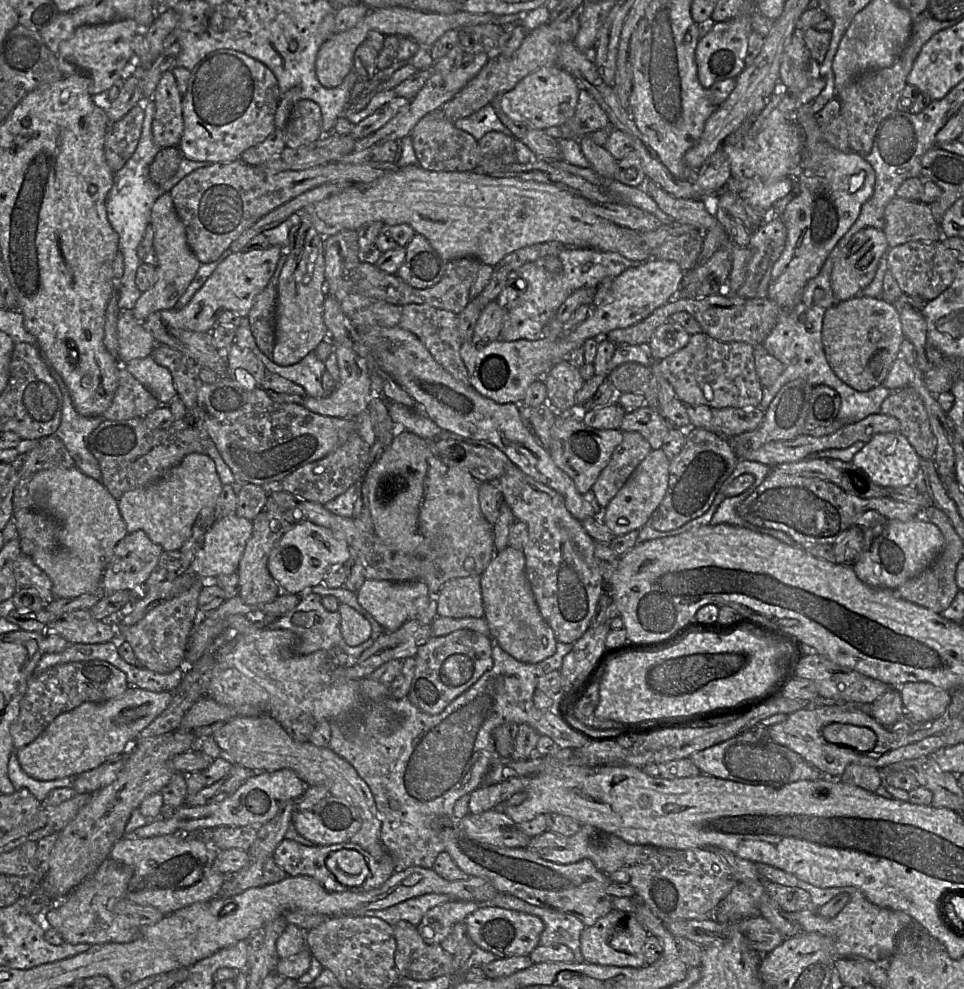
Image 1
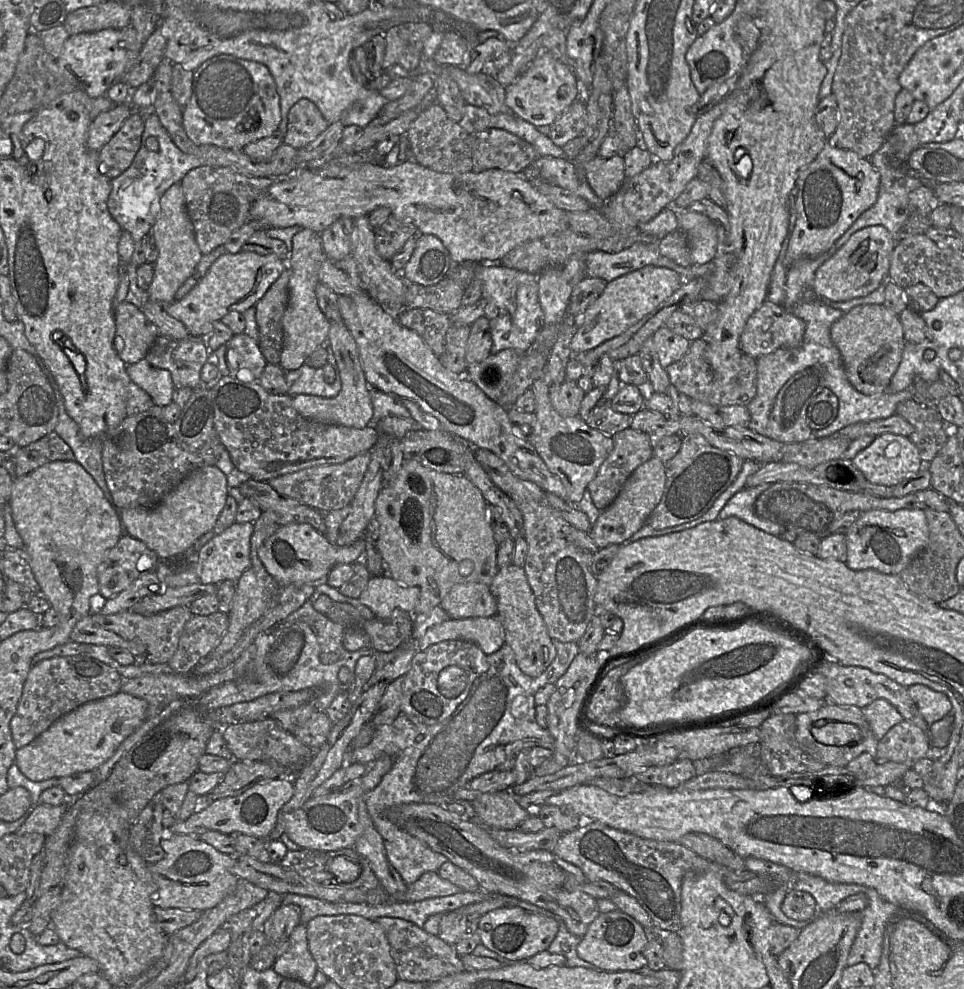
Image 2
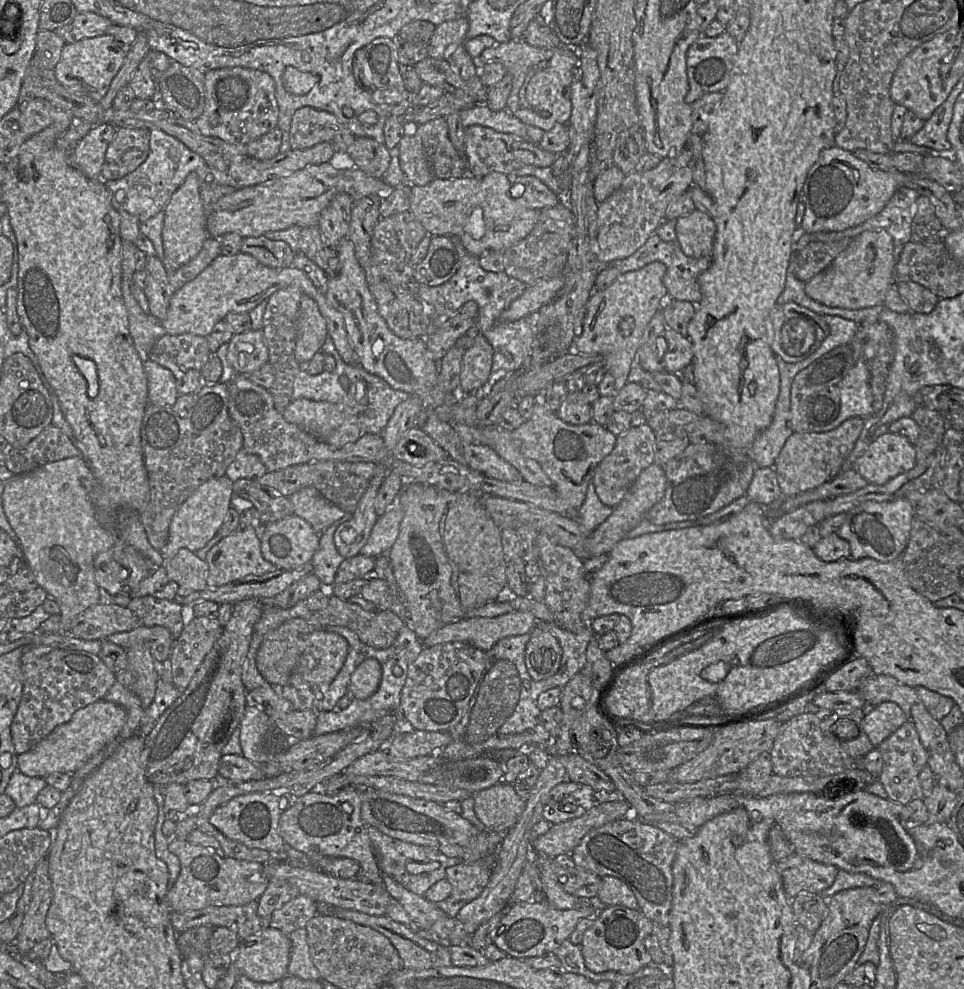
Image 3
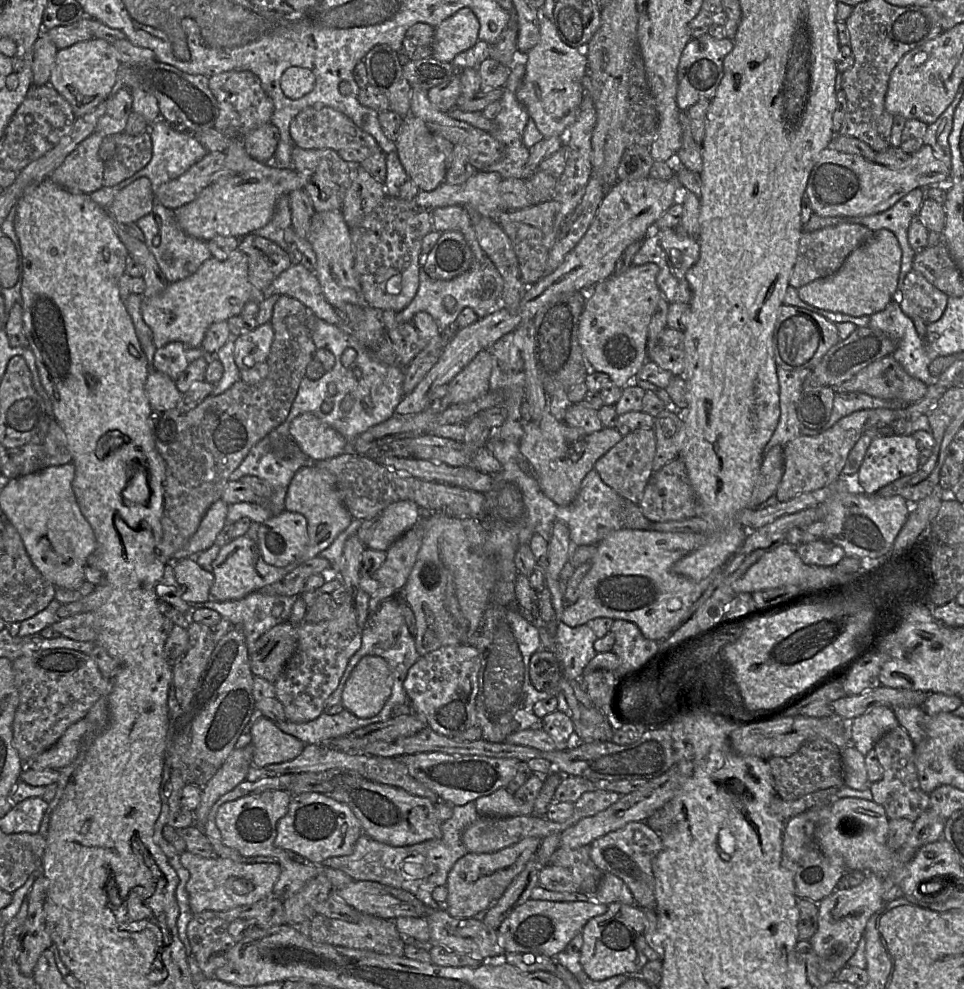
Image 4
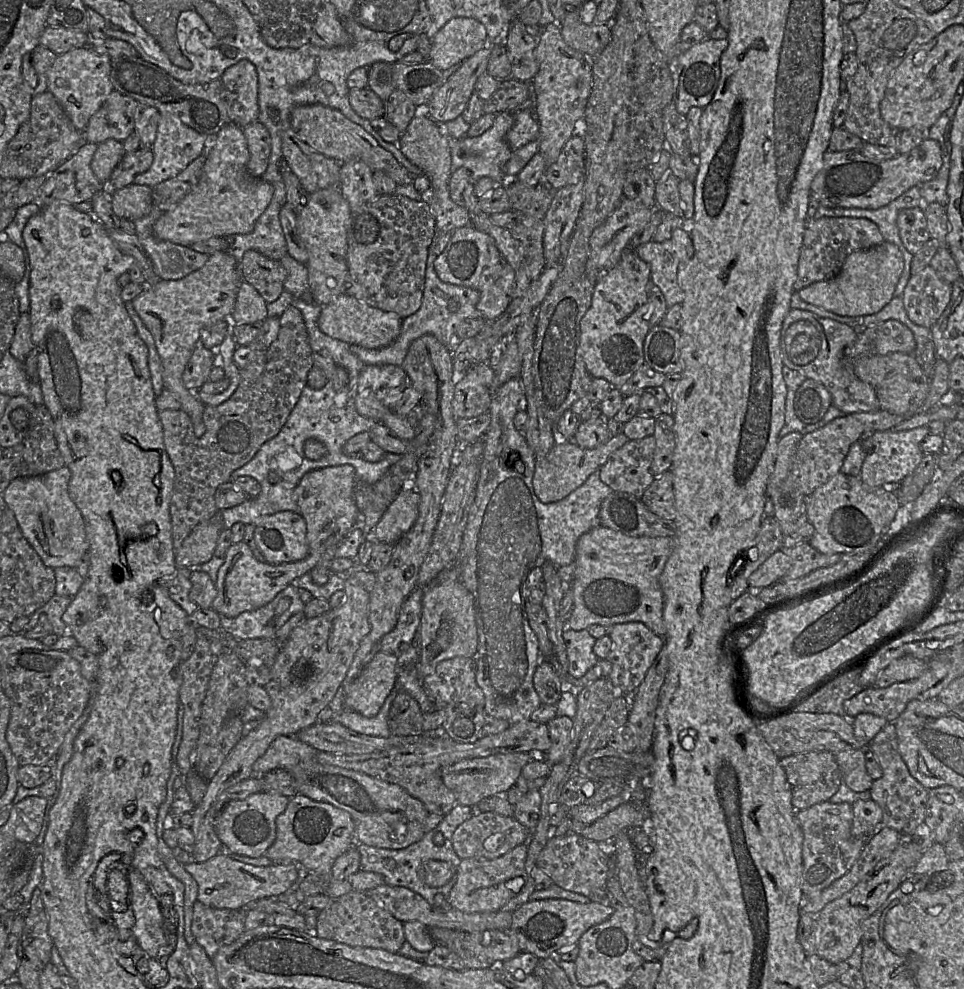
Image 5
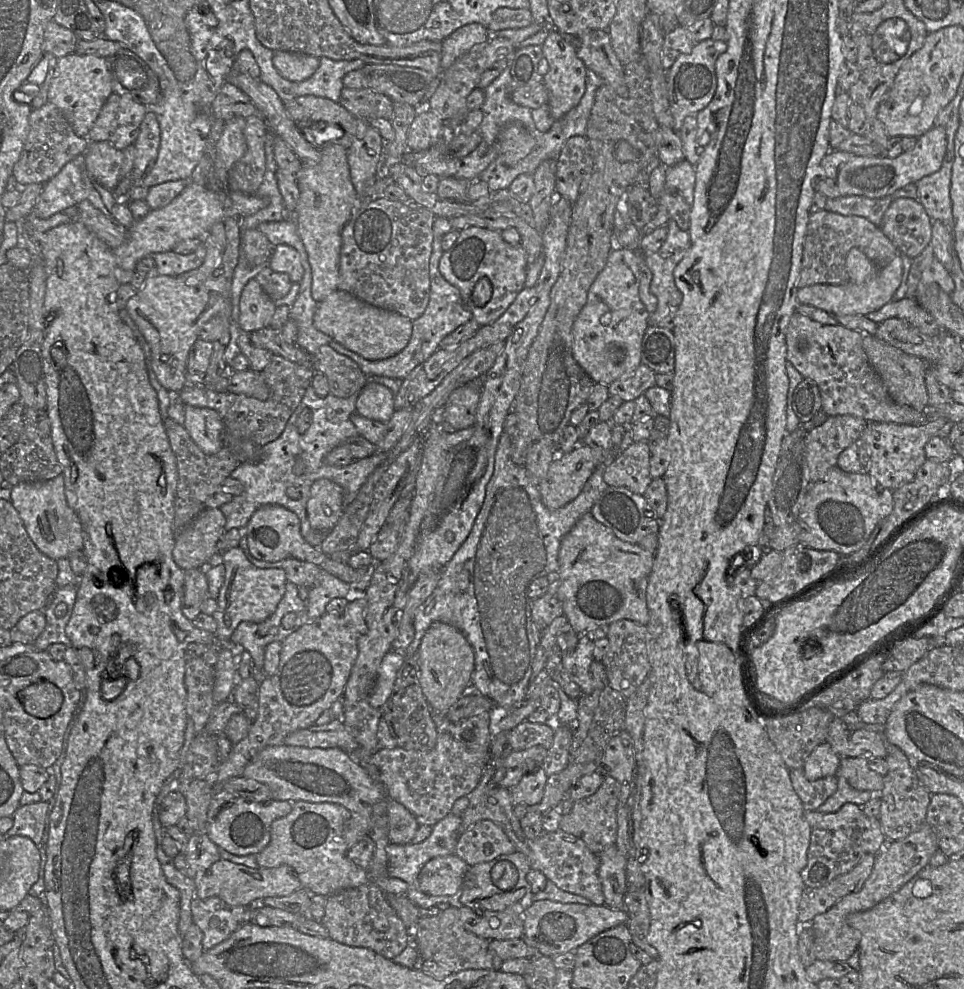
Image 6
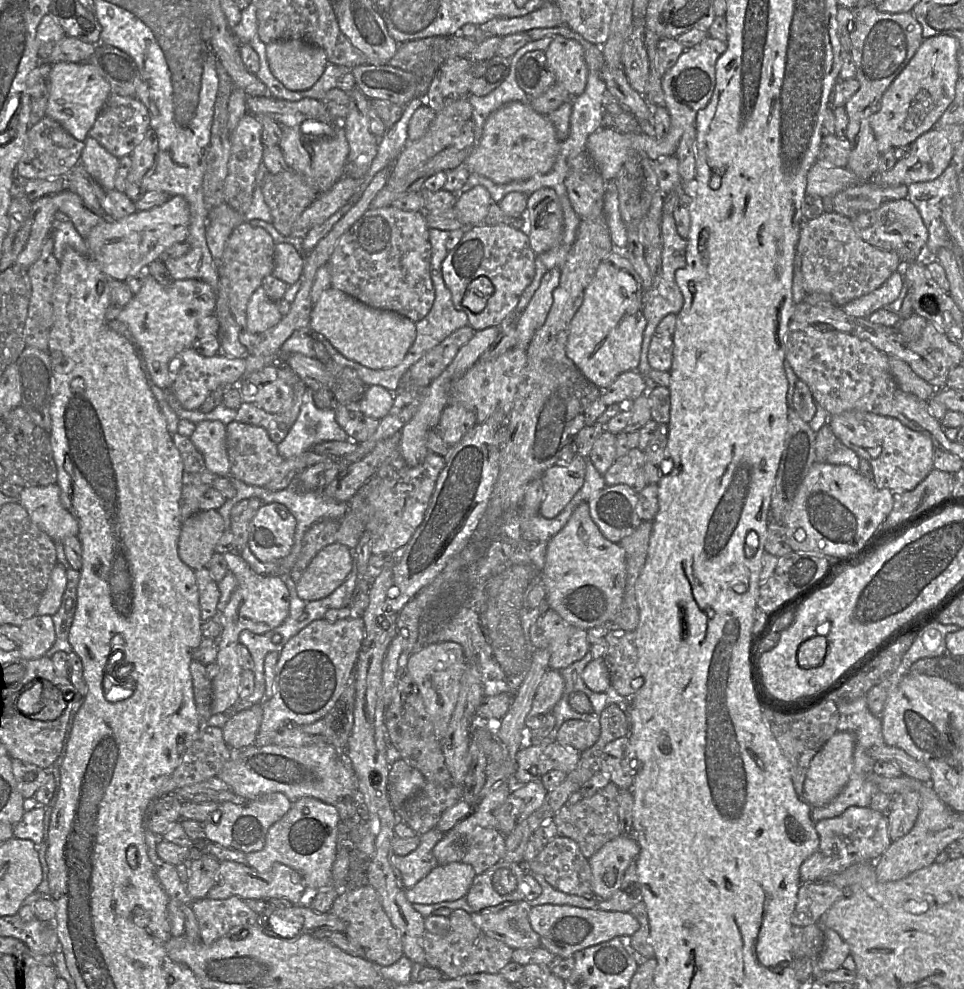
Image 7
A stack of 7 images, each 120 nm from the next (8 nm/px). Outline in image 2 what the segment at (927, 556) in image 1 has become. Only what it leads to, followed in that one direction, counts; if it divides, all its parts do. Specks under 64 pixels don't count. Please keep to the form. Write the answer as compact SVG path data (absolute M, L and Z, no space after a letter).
M921 509L868 510L862 512L844 535L848 568L855 571L873 569L883 574L899 575L927 545L929 527L925 512Z

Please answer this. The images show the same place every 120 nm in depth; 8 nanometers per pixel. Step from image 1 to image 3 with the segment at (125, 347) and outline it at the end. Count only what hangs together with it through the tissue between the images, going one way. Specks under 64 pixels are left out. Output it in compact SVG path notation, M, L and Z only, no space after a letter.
M122 279L122 294L128 313L129 332L133 339L135 349L141 360L149 359L151 349L155 342L166 334L165 328L151 314L145 313L131 293L133 280Z

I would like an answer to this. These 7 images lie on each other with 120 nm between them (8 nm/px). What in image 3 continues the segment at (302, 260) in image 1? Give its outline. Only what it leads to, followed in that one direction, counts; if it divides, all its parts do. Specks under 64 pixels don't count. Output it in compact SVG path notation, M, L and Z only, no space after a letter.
M302 294L299 305L295 358L303 366L321 351L327 338L327 325L316 302Z

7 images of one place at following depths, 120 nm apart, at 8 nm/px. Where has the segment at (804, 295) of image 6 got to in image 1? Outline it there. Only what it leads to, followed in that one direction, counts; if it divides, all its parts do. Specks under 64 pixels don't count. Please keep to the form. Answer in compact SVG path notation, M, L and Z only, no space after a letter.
M869 227L856 232L833 263L830 284L834 296L839 301L844 301L859 294L873 280L879 260L886 256L888 249L887 239L882 230Z

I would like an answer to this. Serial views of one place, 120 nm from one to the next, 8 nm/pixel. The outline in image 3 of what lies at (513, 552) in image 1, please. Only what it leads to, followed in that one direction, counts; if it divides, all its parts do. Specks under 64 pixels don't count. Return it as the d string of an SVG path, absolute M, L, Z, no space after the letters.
M537 622L531 630L530 639L525 648L525 666L530 677L535 681L547 679L554 675L561 662L562 650L557 639L547 630L545 622Z

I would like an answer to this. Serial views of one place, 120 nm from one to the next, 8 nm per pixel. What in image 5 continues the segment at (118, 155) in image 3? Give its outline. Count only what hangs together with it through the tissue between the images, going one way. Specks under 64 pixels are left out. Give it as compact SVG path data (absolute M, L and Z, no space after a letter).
M141 146L134 152L125 153L109 179L103 183L103 192L111 196L116 191L133 184L135 177L146 172L152 162L151 147Z

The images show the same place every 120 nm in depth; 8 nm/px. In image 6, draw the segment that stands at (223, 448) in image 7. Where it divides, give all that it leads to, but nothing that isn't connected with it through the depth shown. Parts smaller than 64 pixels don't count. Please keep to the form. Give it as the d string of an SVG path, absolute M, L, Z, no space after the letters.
M184 405L184 427L192 440L207 455L218 453L223 446L223 416L216 410Z

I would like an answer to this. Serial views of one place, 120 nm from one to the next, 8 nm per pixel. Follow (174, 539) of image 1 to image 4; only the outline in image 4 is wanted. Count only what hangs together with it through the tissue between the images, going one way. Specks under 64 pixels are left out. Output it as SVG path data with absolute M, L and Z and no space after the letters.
M222 499L214 502L203 516L197 531L190 537L187 544L175 552L172 559L192 557L210 548L218 534L227 523L229 505Z

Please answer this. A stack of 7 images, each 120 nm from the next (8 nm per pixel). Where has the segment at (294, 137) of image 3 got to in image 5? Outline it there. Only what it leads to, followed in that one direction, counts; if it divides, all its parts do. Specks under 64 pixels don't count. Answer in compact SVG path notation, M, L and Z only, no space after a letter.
M319 103L296 106L291 112L290 126L301 141L339 163L361 160L373 171L379 170L387 174L397 185L413 183L415 177L396 160L392 153L384 149L362 126L349 120L337 109Z

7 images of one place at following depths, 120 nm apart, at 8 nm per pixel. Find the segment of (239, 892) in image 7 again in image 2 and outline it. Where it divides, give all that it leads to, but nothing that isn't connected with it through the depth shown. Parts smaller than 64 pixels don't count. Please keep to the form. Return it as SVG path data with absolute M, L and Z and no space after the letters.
M174 834L168 839L161 839L160 845L165 852L164 857L159 862L148 864L156 884L156 891L151 895L154 907L205 911L215 907L235 890L239 880L234 874L236 856L219 852L213 846L200 840L197 835Z

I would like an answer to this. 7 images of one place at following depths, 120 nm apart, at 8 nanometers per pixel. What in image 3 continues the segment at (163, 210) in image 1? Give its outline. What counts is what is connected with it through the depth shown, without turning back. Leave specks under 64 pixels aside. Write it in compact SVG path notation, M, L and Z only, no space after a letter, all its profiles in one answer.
M189 173L164 209L165 217L162 229L164 260L162 262L168 272L168 277L170 271L175 271L193 259L200 252L204 241L209 236L206 230L207 214L203 207L199 188L199 173Z

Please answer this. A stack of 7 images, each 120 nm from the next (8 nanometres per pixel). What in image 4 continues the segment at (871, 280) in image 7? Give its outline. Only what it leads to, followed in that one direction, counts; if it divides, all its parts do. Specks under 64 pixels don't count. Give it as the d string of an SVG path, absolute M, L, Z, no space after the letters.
M842 223L813 232L802 232L789 285L799 289L814 280L833 275L842 266L847 256L872 234L869 228L855 223Z

